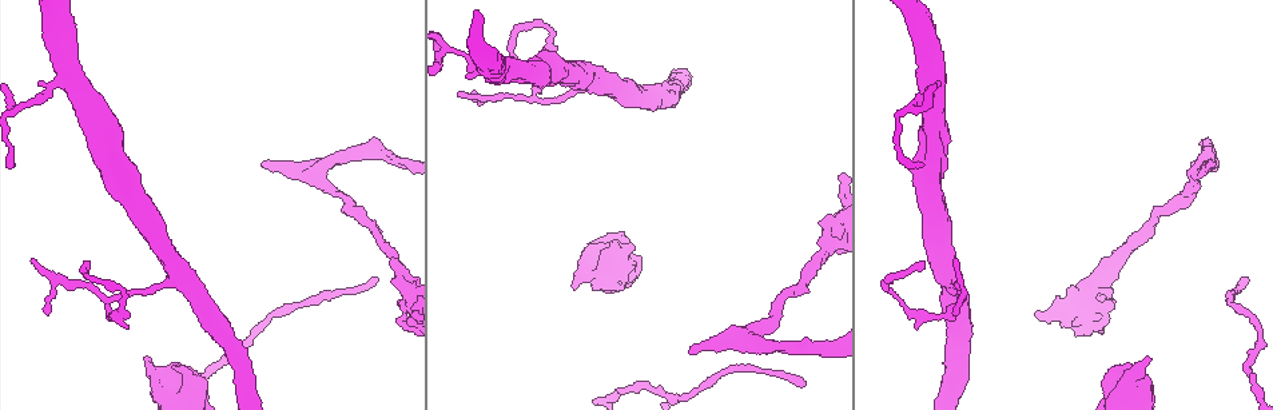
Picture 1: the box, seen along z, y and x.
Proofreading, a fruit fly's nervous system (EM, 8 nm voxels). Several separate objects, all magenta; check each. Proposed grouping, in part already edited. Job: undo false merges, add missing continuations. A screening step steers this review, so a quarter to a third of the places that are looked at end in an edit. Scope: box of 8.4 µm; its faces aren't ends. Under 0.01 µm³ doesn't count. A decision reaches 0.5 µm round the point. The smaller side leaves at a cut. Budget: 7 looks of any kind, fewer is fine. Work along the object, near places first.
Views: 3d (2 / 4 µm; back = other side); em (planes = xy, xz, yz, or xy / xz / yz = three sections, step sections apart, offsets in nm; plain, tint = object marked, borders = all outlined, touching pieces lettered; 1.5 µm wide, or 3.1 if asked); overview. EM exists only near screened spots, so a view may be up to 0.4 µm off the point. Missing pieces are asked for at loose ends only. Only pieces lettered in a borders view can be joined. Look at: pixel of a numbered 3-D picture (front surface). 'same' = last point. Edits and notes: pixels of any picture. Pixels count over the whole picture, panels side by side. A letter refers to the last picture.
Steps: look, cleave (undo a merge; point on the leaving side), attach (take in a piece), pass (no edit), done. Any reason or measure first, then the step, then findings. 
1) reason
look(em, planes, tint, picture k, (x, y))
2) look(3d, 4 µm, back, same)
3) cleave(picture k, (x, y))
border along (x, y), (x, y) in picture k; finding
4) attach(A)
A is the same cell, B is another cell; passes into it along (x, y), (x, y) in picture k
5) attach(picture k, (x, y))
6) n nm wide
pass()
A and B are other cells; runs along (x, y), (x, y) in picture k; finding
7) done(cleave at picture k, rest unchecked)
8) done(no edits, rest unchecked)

branch stops here
look(em, planes, borders, picture 1, (1215, 162))

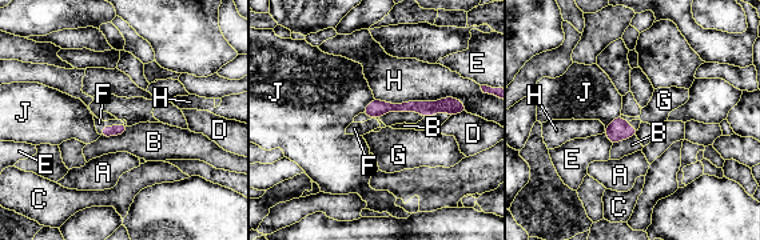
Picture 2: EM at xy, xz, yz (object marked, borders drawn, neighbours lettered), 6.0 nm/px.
H touches over 550 nm
attach(F)
F is the same cell, A, B, C, D, E, G, H and J are other cells; passes into it along (107, 131), (108, 126), (99, 123) in picture 2; the cell continues

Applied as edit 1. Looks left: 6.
free end
look(3d, 2 µm, back, picture 1, (805, 384))

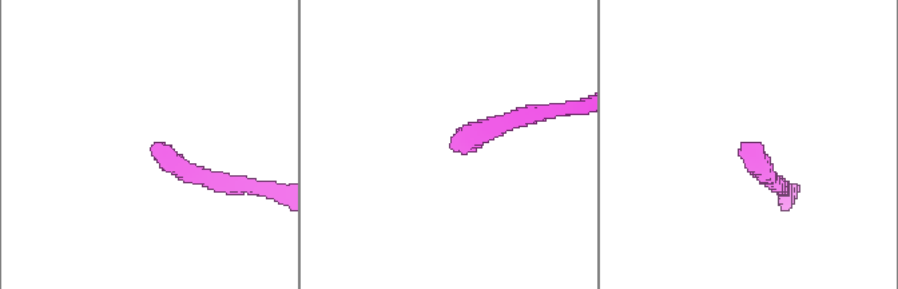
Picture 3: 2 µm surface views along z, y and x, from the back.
look(em, 3.1 µm, yz, step 16, tint, picture 3, (158, 145))

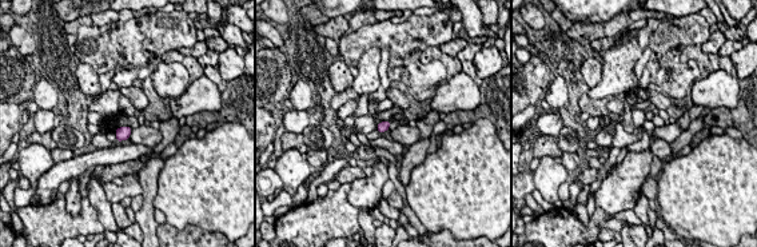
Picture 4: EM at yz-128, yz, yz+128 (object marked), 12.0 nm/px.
look(em, 3.1 µm, yz, step 16, borders, same)

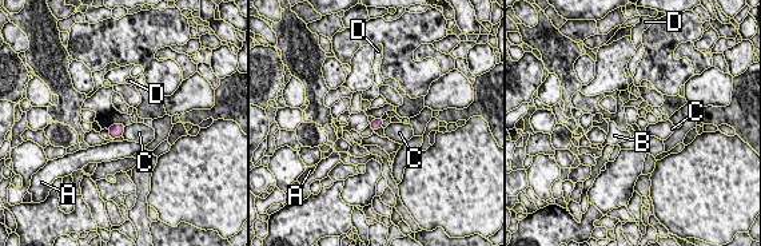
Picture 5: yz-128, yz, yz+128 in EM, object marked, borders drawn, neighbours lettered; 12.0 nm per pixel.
pass()
A, B, C and D are other cells; border along (383, 120), (381, 126) in picture 5; no lettered piece goes on from it

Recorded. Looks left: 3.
free end
look(em, planes, borders, picture 1, (824, 219))

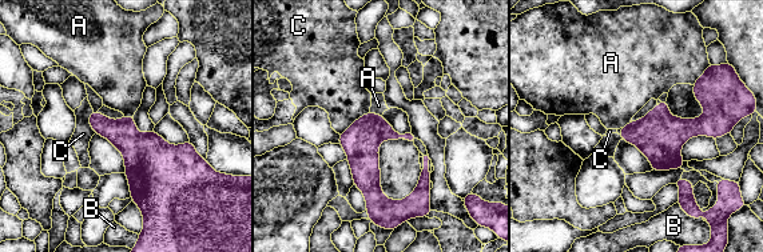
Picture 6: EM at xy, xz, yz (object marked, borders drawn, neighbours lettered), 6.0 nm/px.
pass()
A, B and C are other cells; border along (369, 111), (356, 119), (340, 135) in picture 6; none of them fits

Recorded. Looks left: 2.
done(attach at picture 2, rest unchecked)

